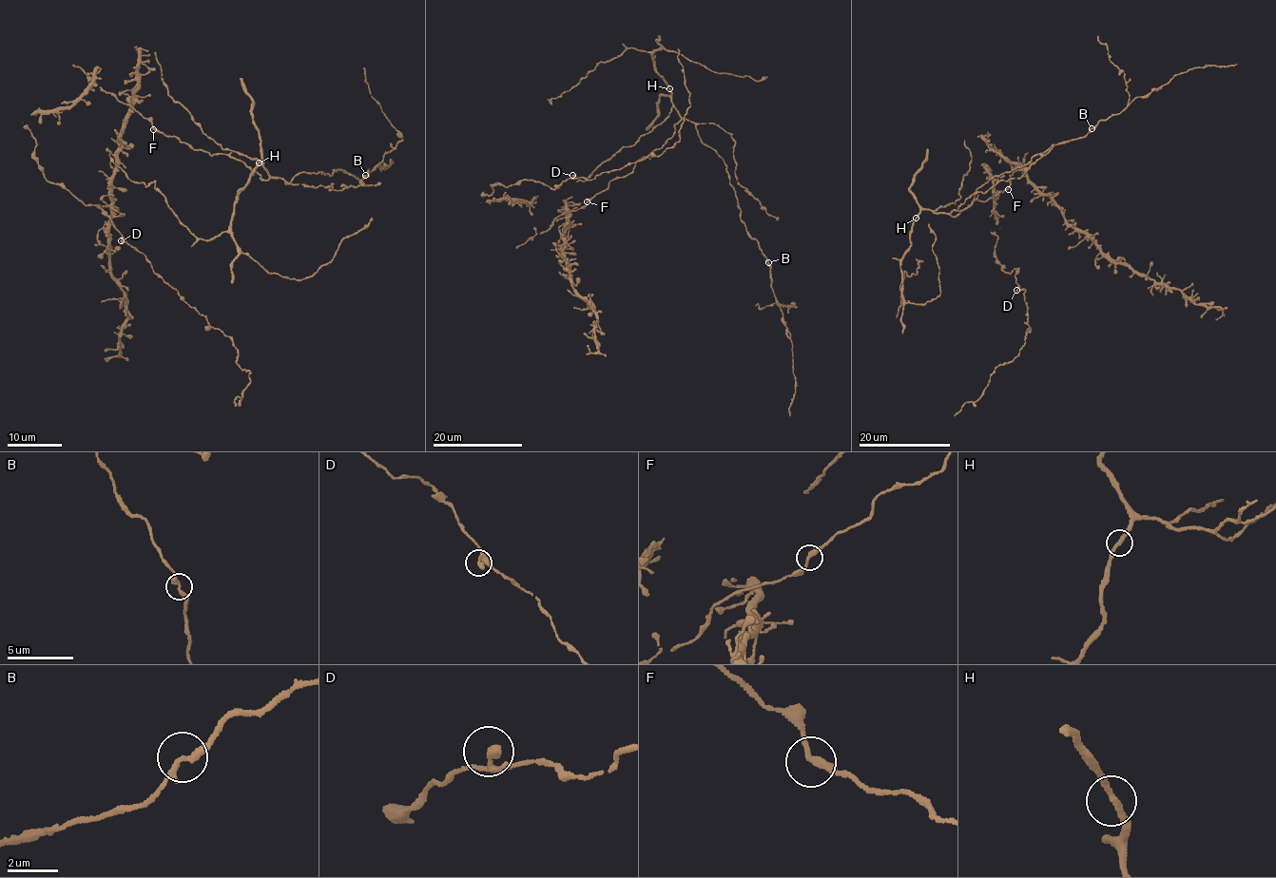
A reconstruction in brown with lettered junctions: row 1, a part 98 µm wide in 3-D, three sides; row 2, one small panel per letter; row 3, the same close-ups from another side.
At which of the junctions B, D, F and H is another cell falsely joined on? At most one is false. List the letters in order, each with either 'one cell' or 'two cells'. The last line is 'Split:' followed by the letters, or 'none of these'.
B: one cell
D: one cell
F: one cell
H: one cell
Split: none of these

